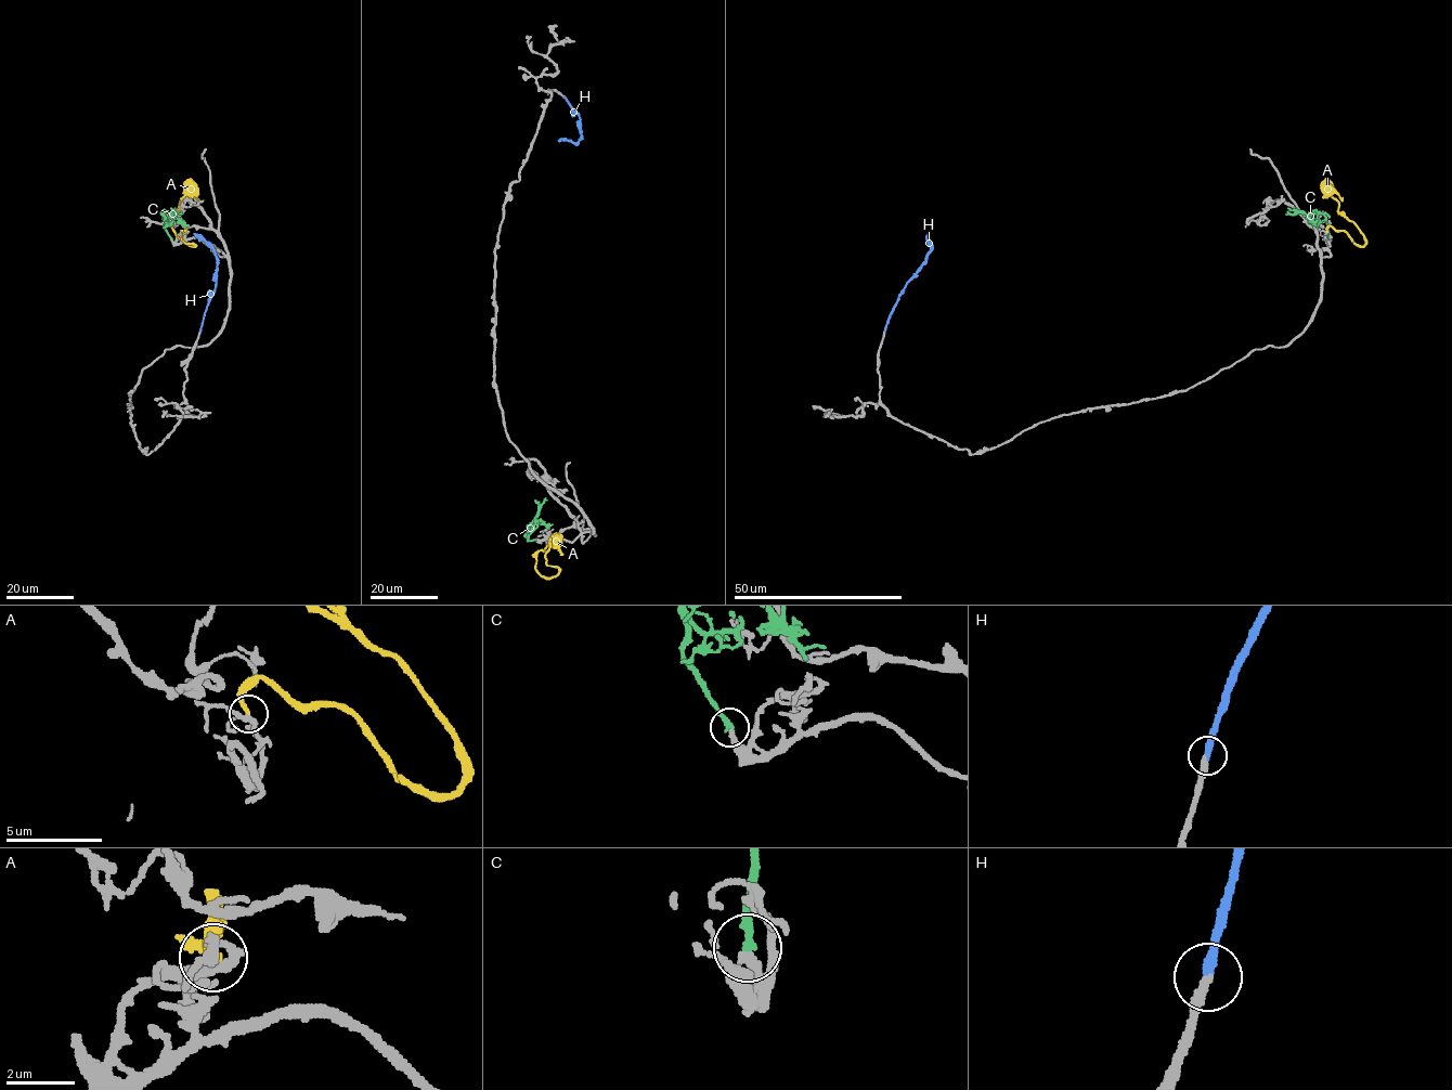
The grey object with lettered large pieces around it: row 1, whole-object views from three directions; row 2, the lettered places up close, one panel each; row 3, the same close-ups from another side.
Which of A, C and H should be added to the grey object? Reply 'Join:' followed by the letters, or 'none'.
Join: H

